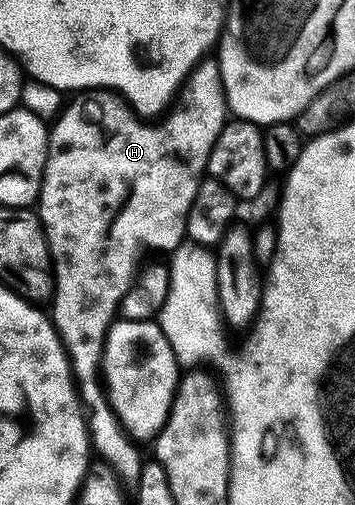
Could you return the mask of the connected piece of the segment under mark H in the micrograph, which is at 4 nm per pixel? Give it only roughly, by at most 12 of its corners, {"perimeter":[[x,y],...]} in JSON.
{"perimeter":[[218,59],[143,120],[49,127],[36,213],[93,453],[144,458],[99,381],[142,246],[172,252],[228,121]]}

